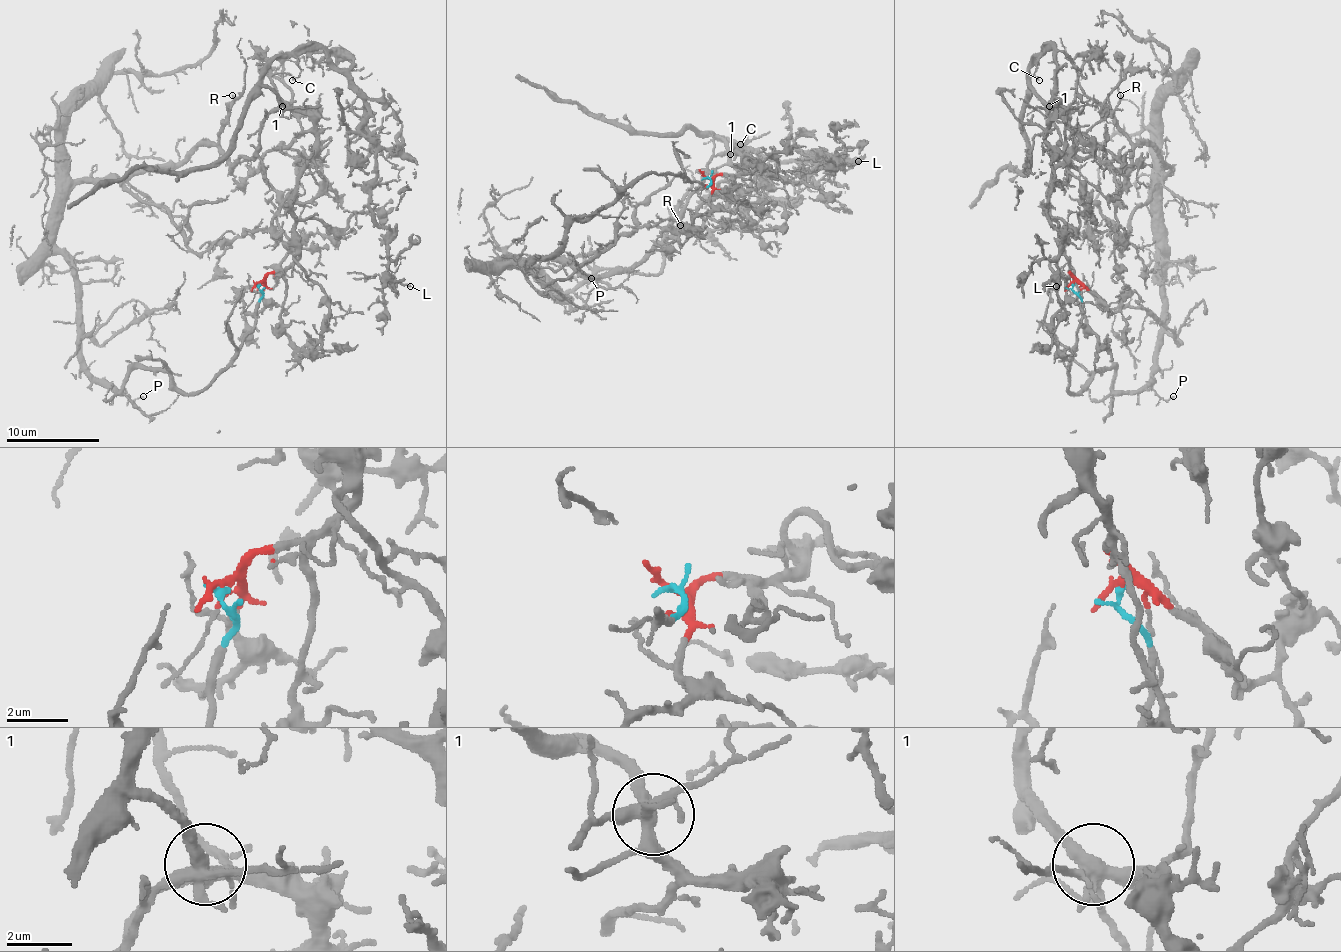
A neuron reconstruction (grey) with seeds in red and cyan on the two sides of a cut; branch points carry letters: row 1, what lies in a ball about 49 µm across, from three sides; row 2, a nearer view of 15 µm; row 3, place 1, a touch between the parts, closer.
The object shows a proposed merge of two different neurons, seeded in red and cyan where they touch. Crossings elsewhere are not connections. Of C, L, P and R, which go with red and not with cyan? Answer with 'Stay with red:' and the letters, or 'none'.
Stay with red: C, L

